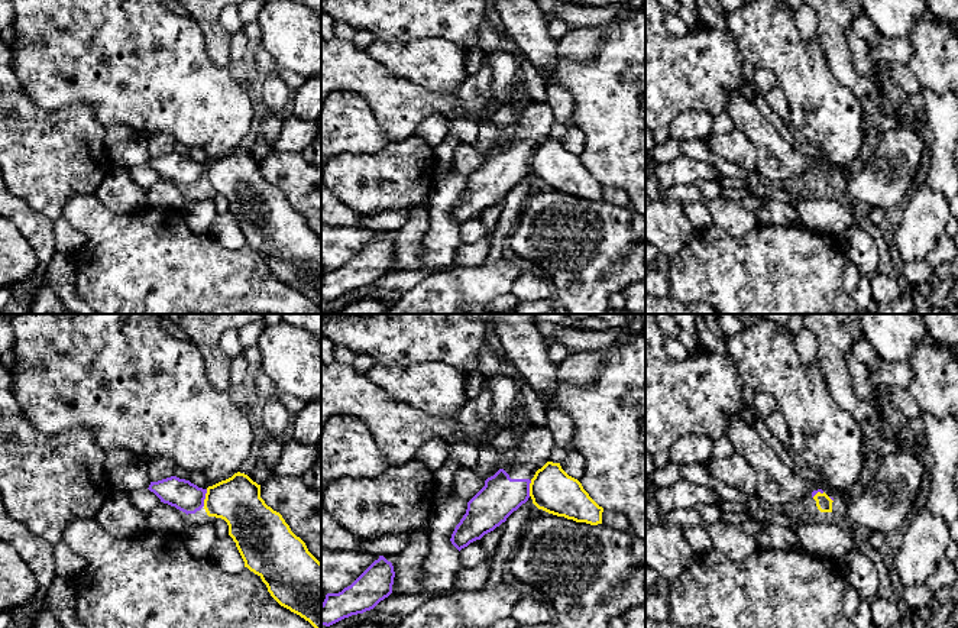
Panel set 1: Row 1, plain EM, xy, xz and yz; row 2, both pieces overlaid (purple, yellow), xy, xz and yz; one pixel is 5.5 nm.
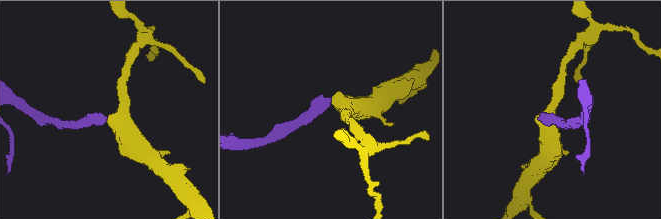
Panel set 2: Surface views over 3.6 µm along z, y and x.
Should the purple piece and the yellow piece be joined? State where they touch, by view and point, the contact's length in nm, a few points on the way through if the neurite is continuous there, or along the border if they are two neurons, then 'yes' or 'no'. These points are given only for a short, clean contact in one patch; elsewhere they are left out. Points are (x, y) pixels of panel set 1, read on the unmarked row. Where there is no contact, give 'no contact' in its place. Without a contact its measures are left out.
contact xy (204, 174); length 100 nm; border xy (207, 165), (203, 181); no

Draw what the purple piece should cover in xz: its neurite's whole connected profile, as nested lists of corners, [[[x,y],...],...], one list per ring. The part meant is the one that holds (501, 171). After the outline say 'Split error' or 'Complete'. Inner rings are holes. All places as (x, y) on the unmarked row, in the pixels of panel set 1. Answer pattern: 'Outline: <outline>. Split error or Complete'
Outline: [[[547,103],[521,106],[505,140],[467,178],[466,190],[450,214],[459,227],[493,207],[528,177],[531,155],[538,142],[548,137],[553,124],[554,114]]]. Split error

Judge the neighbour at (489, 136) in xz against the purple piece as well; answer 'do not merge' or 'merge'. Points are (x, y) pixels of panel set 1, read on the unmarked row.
do not merge

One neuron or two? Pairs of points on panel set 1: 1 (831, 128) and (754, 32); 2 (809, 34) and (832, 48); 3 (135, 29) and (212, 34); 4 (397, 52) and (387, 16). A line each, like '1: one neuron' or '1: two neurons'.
1: one neuron
2: two neurons
3: two neurons
4: two neurons

